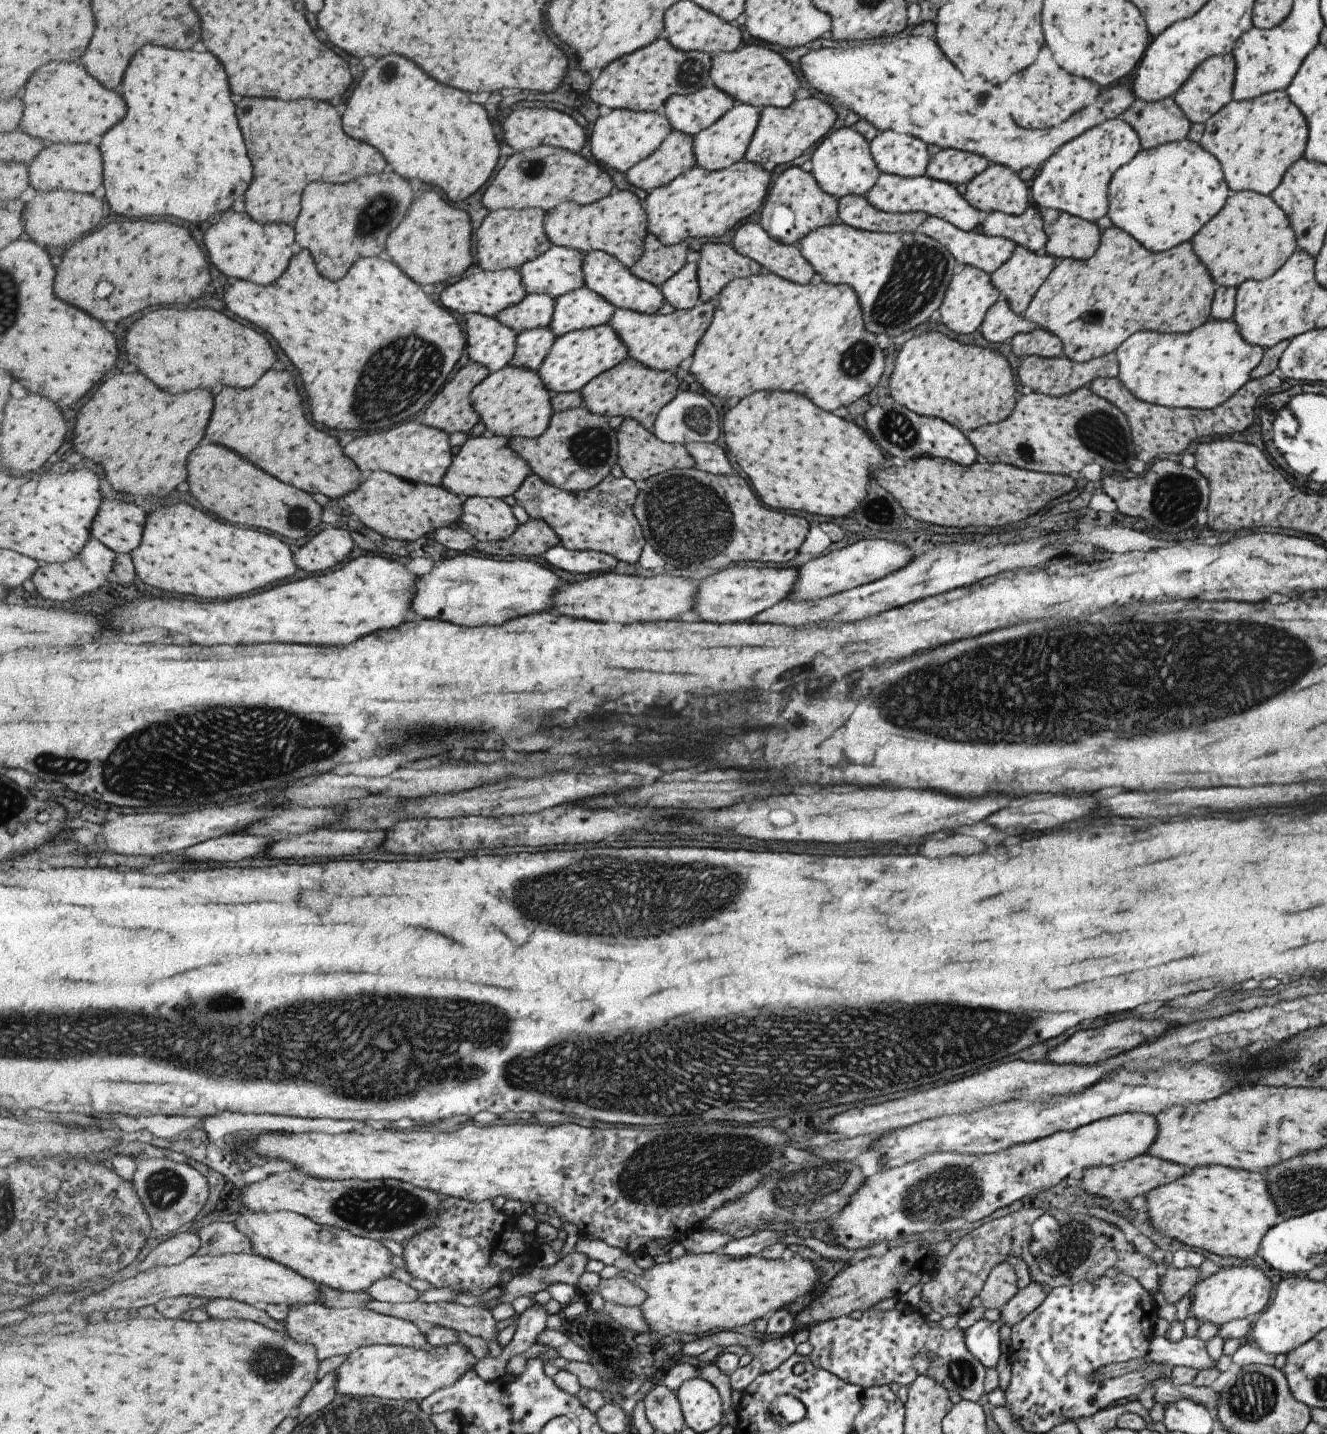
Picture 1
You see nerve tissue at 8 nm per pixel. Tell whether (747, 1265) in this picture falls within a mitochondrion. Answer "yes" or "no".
no

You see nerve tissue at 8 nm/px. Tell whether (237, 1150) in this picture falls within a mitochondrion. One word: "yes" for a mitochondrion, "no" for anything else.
no

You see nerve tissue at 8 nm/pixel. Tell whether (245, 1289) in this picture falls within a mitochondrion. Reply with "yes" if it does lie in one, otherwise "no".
no

